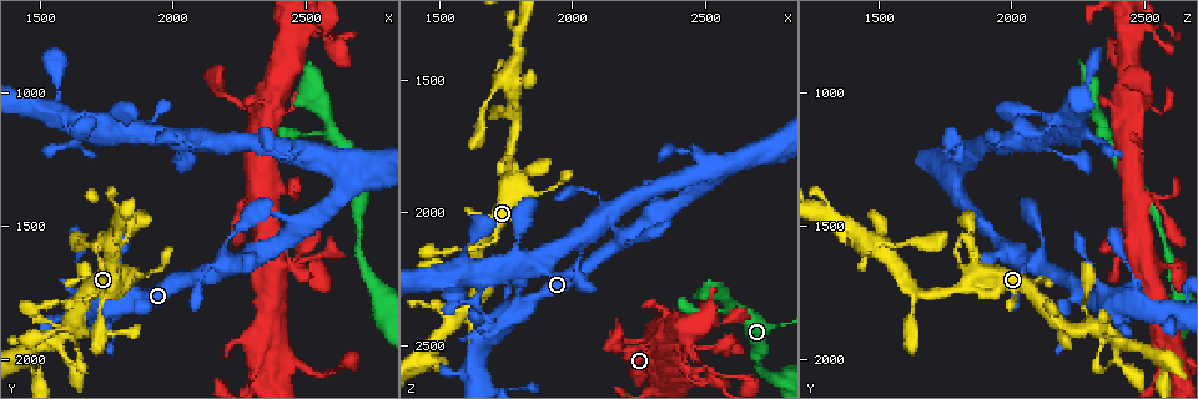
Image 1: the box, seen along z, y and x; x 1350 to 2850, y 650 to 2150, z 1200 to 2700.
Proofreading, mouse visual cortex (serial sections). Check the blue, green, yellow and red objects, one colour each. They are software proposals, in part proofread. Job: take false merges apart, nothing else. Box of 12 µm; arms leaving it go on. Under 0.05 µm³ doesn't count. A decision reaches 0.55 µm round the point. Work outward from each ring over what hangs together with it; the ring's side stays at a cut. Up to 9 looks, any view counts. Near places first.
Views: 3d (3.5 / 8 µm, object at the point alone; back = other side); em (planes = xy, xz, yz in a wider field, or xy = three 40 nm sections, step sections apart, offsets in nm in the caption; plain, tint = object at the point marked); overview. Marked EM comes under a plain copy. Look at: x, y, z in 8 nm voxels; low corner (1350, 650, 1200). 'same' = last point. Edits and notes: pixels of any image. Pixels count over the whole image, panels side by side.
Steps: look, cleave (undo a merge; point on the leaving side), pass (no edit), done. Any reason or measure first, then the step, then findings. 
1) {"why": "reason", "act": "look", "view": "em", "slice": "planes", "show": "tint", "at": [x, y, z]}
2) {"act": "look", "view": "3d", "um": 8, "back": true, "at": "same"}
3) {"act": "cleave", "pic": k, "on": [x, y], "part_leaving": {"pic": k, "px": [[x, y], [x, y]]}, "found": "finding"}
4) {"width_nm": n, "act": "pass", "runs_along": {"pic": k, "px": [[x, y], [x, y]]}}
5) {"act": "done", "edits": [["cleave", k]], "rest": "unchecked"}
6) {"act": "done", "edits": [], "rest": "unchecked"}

{"act": "look", "view": "3d", "um": 3.5, "back": true, "at": [2350, 1480, 2460]}

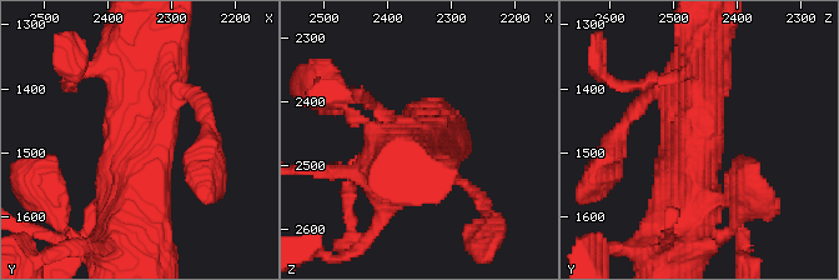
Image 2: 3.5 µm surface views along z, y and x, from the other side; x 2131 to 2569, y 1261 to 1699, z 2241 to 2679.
{"act": "look", "view": "em", "slice": "xy", "step": 2, "show": "tint", "at": [2345, 1480, 2470]}

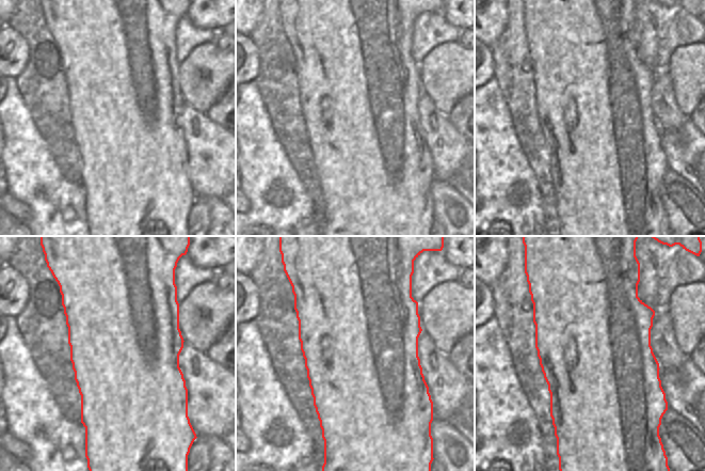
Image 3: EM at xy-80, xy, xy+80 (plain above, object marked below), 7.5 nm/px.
{"act": "pass", "runs_along": {"pic": 2, "px": [[186, 94], [144, 136], [129, 216]]}, "found": "continuous, no second cell"}

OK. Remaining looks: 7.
{"why": "looks like a crossing", "act": "look", "view": "3d", "um": 3.5, "at": [1790, 1660, 1830]}

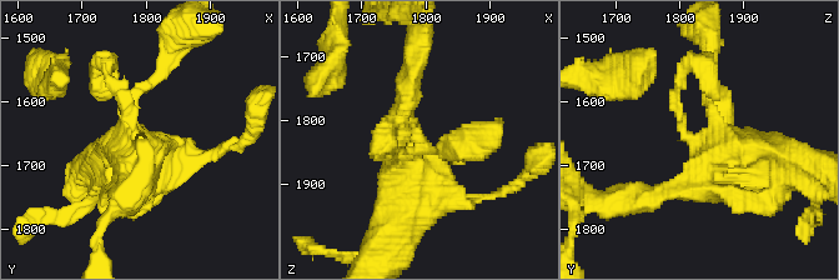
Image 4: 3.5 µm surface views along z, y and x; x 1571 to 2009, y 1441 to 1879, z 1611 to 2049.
{"act": "look", "view": "em", "slice": "xy", "step": 1, "show": "tint", "at": [1785, 1660, 1835]}

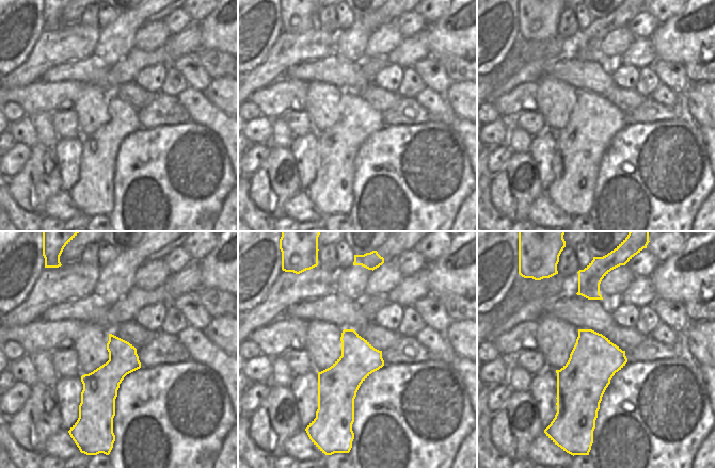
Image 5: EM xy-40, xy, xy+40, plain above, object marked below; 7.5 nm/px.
{"width_nm": 280, "act": "pass", "runs_along": {"pic": 4, "px": [[799, 163], [723, 151], [656, 198]]}, "found": "all the same cell"}

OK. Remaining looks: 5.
{"why": "narrows sharply", "act": "look", "view": "3d", "um": 8, "at": [2180, 1620, 2110]}

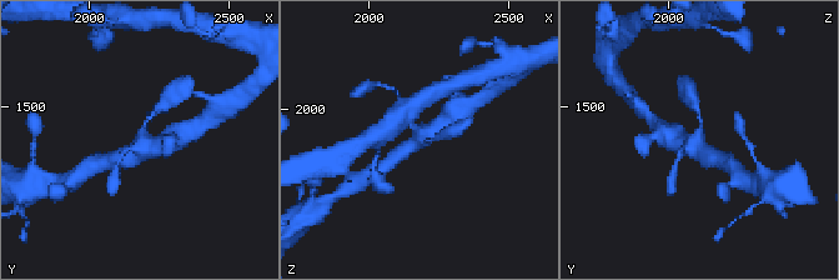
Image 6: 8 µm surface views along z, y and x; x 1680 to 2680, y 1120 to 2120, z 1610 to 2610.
{"act": "look", "view": "3d", "um": 3.5, "at": [2190, 1620, 2110]}

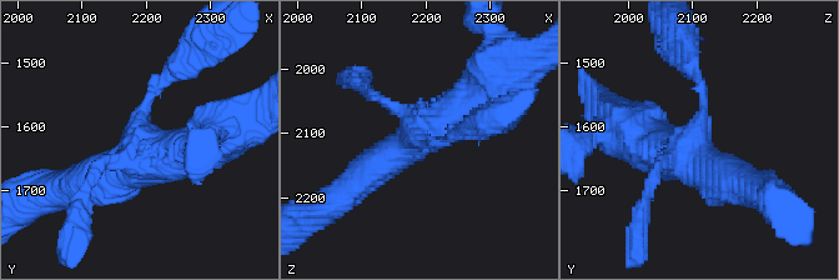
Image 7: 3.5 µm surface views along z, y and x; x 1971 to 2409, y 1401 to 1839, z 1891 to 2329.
{"arms": 4, "arm_widths_nm": [150, 150, 450, 500], "why": "shape alone is not enough", "act": "look", "view": "em", "slice": "xy", "step": 2, "show": "tint", "at": [2195, 1620, 2100]}

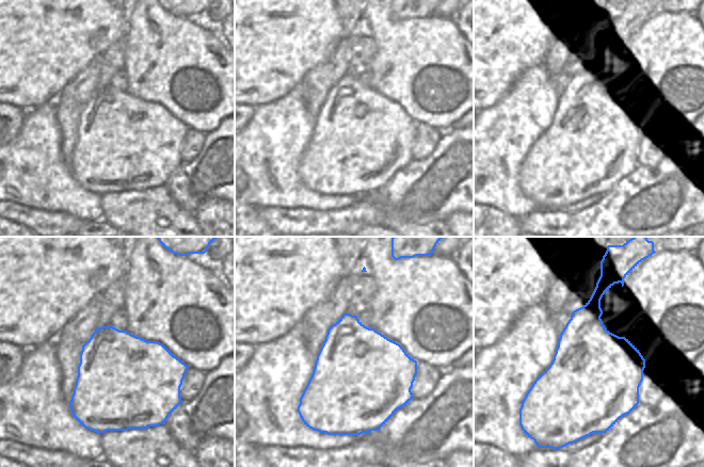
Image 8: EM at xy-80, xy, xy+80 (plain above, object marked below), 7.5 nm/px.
{"act": "pass", "runs_along": {"pic": 7, "px": [[360, 180], [490, 80]]}, "found": "one cell here"}

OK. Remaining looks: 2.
{"act": "look", "view": "3d", "um": 3.5, "at": [1570, 1940, 2410]}

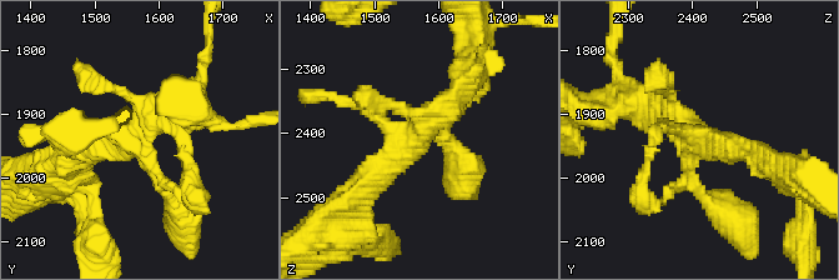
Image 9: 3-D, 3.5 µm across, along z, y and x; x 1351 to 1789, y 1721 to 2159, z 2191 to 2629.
{"act": "look", "view": "em", "slice": "xy", "step": 3, "show": "tint", "at": [1565, 1940, 2410]}

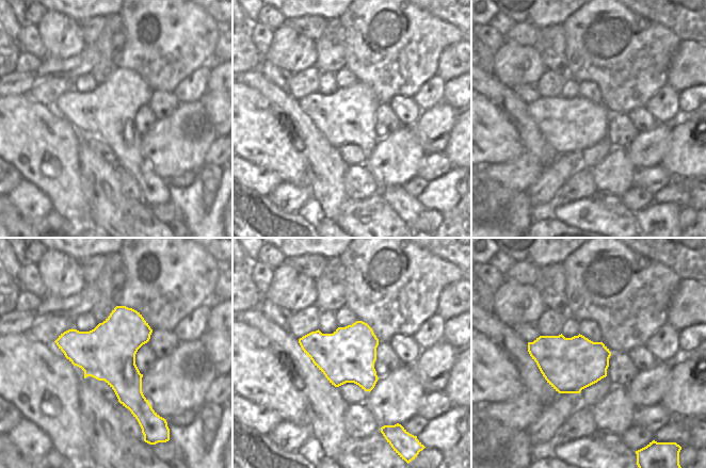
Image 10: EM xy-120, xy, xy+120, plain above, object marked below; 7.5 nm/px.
{"act": "pass", "runs_along": {"pic": 9, "px": [[465, 84], [357, 193]]}, "found": "continuous, no second cell"}

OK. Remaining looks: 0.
{"act": "done", "edits": [], "rest": "unchecked"}

